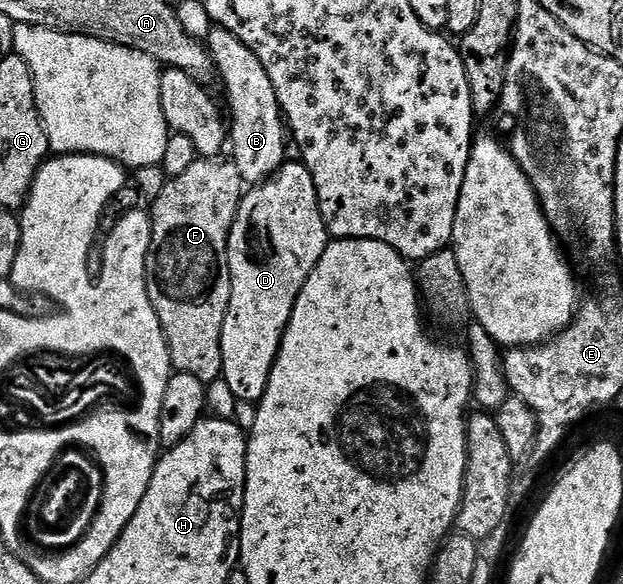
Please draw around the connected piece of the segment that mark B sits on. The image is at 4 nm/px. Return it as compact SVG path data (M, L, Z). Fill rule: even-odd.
M212 27L205 47L211 53L221 84L223 80L227 104L235 119L229 124L230 159L237 166L244 182L251 186L262 184L285 163L286 156L283 155L287 152L287 144L289 148L289 140L285 135L285 117L279 109L273 82L269 82L269 74L265 74L265 66L261 66L257 54L253 54L253 50L249 50L241 38L229 34L224 28Z

